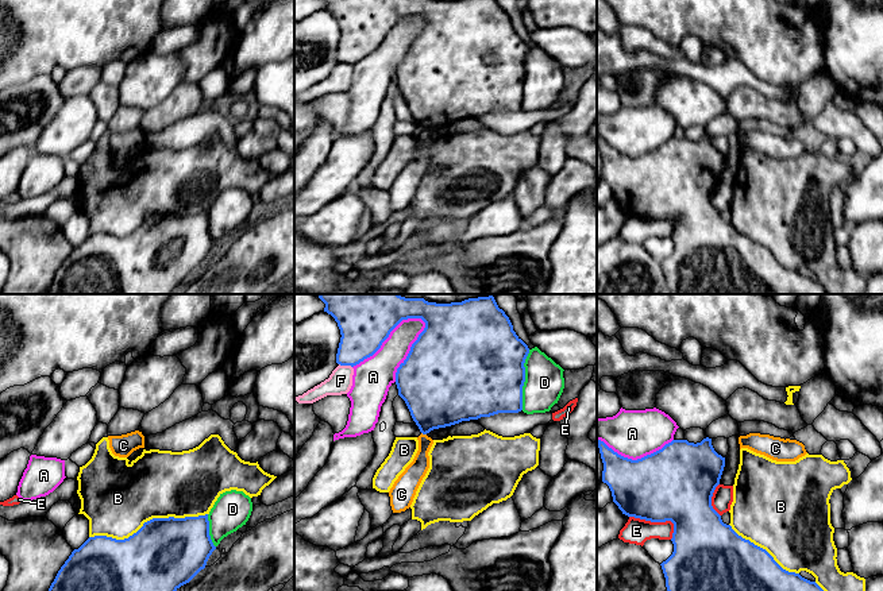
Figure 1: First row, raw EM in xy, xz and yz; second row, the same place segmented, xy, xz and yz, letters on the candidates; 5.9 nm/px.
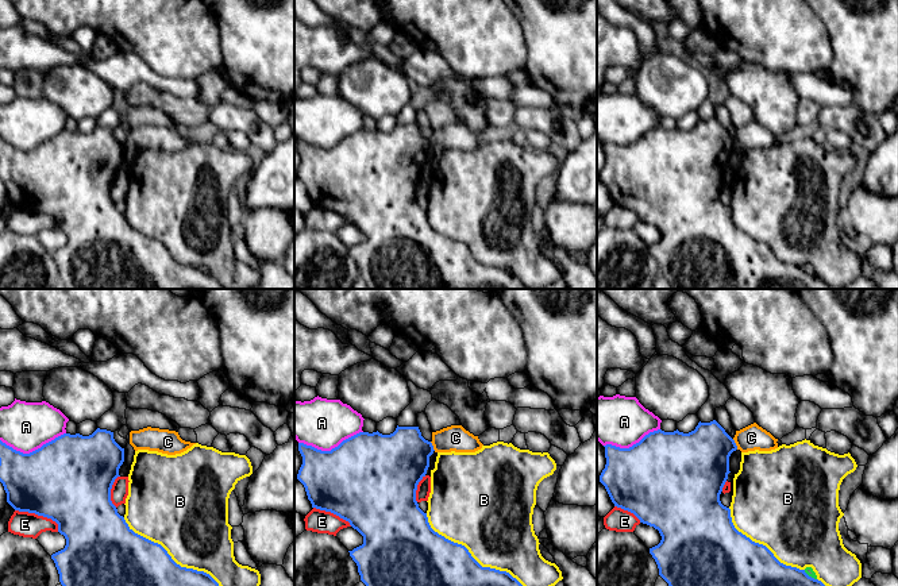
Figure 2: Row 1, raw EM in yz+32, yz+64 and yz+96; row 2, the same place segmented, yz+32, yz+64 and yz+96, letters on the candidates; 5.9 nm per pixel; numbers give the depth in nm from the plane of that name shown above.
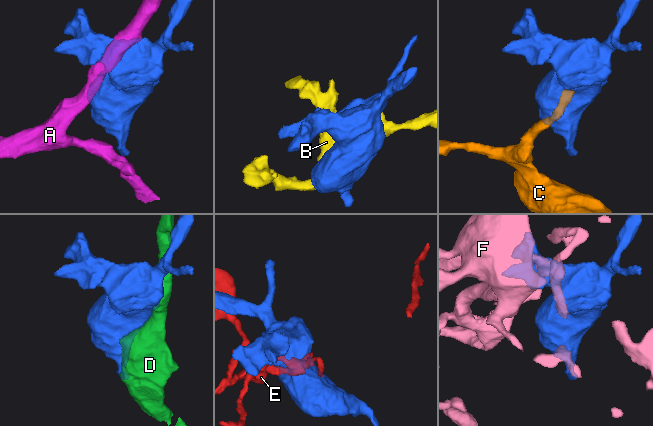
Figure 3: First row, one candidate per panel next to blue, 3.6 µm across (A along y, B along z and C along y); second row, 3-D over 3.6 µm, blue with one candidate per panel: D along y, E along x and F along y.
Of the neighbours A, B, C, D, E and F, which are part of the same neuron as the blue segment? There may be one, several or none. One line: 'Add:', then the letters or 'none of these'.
Add: none of these

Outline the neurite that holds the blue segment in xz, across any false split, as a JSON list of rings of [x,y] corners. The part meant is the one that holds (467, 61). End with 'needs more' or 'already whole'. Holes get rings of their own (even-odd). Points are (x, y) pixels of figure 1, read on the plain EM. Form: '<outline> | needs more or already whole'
[[[324,0],[340,27],[336,61],[356,63],[373,54],[390,30],[408,16],[421,16],[424,28],[396,70],[398,93],[423,132],[462,119],[523,108],[528,43],[516,32],[497,0]]] | already whole

